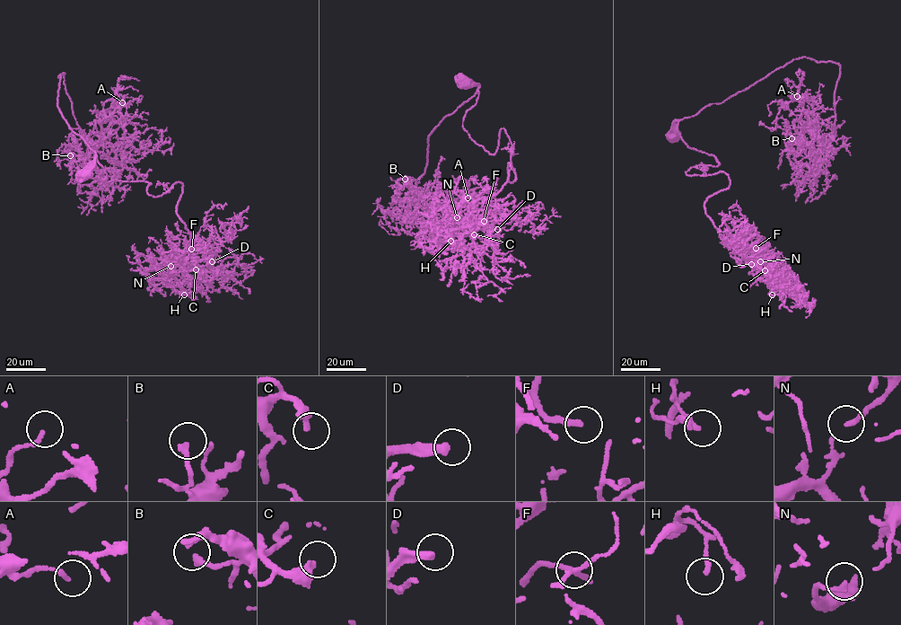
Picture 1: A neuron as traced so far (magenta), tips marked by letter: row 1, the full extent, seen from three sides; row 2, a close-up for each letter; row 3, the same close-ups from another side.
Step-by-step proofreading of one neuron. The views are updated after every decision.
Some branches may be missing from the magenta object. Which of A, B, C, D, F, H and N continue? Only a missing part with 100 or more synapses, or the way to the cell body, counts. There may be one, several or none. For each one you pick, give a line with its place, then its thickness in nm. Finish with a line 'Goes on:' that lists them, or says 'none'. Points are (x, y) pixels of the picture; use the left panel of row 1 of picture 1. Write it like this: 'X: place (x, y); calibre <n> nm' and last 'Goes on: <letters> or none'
C: place (196, 269); calibre 260 nm
D: place (212, 261); calibre 340 nm
Goes on: C, D

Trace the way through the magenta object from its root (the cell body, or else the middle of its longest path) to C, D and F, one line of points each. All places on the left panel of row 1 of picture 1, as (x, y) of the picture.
C: (85, 175), (96, 156), (104, 180), (149, 182), (153, 197), (180, 182), (192, 248), (178, 260), (196, 269)
D: (85, 175), (96, 156), (104, 180), (149, 182), (153, 197), (180, 182), (192, 248), (178, 260), (212, 261)
F: (85, 175), (96, 156), (104, 180), (149, 182), (153, 197), (180, 182), (192, 248), (179, 261), (191, 249)

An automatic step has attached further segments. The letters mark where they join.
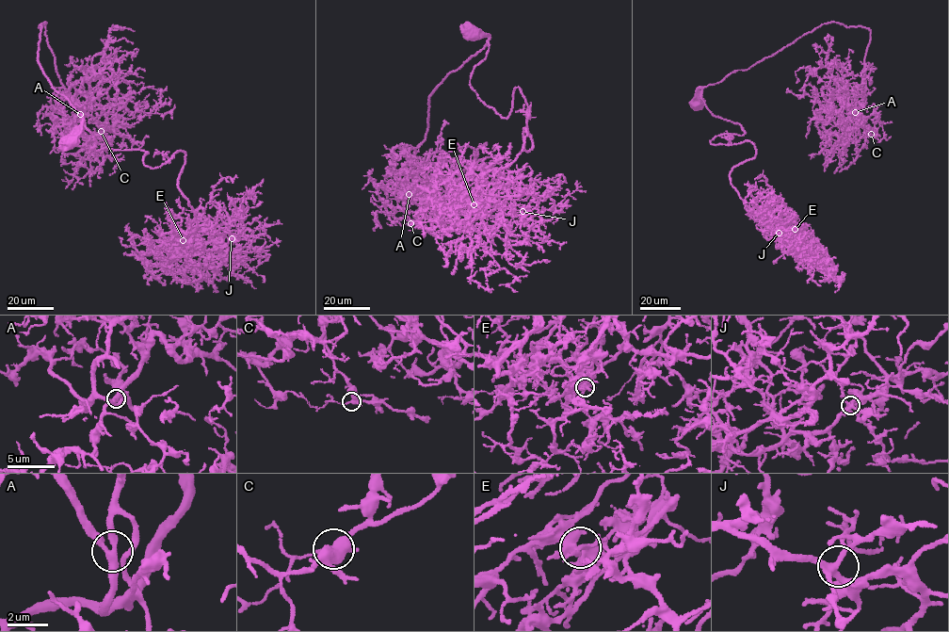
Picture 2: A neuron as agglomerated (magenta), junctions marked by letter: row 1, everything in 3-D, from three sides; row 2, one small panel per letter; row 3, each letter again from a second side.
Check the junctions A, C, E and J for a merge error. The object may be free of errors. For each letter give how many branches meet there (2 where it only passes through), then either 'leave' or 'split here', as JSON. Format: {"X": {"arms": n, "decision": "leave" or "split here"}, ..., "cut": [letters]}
{"A": {"arms": 5, "decision": "leave"}, "C": {"arms": 4, "decision": "leave"}, "E": {"arms": 5, "decision": "split here"}, "J": {"arms": 5, "decision": "leave"}, "cut": ["E"]}

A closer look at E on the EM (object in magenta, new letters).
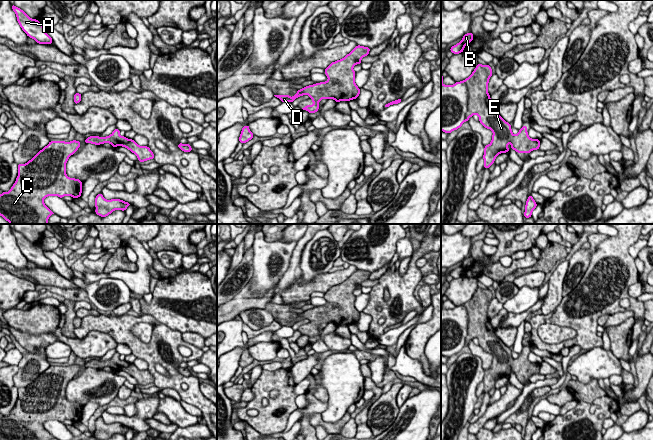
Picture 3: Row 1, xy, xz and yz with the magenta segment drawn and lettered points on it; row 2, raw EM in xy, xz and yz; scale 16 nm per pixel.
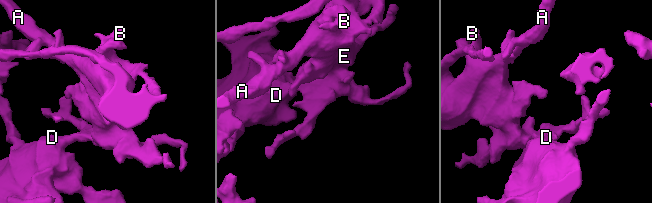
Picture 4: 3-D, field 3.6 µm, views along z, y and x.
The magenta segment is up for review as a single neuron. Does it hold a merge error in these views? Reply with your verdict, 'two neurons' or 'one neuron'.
two neurons

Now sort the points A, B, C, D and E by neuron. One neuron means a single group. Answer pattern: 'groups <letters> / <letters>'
groups A B E / C D

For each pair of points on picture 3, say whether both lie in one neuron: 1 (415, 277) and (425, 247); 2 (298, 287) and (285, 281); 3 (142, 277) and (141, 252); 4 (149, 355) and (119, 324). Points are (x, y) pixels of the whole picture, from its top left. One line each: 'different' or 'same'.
1: same
2: different
3: same
4: same

